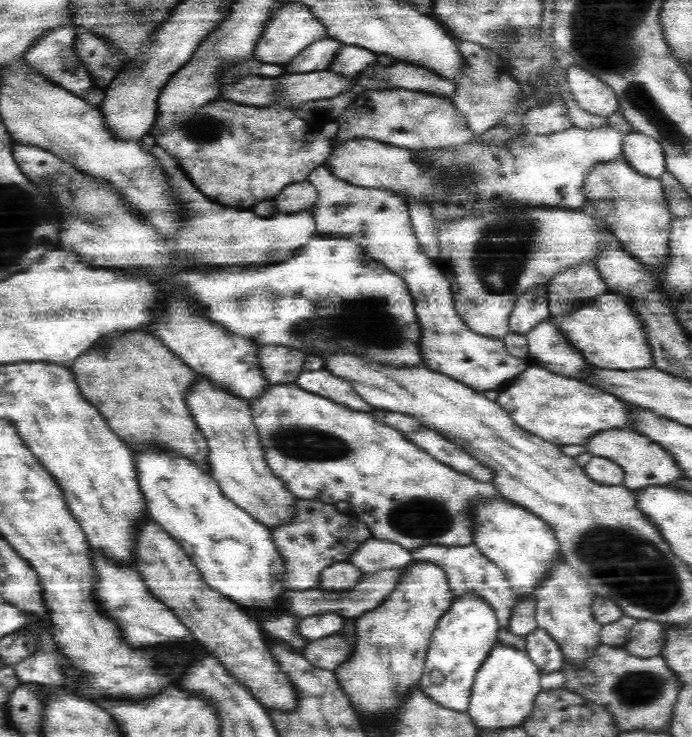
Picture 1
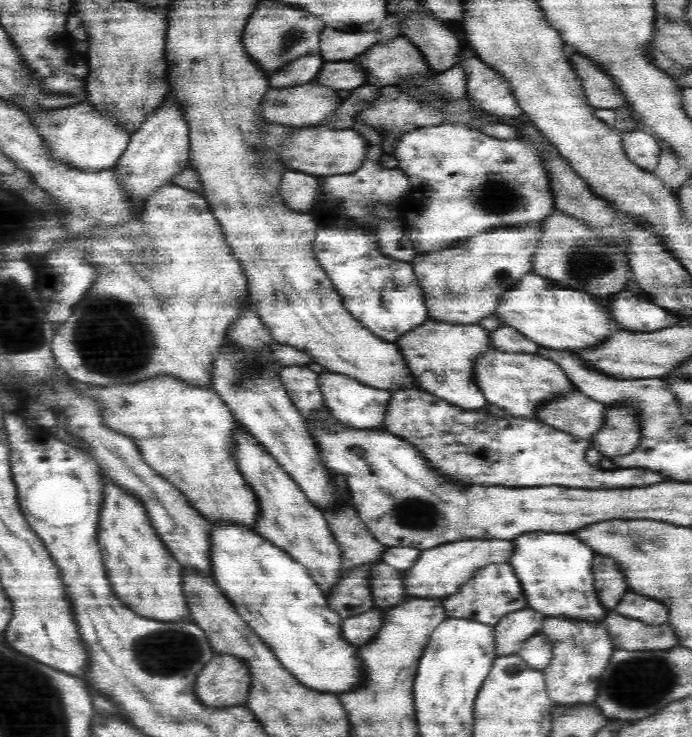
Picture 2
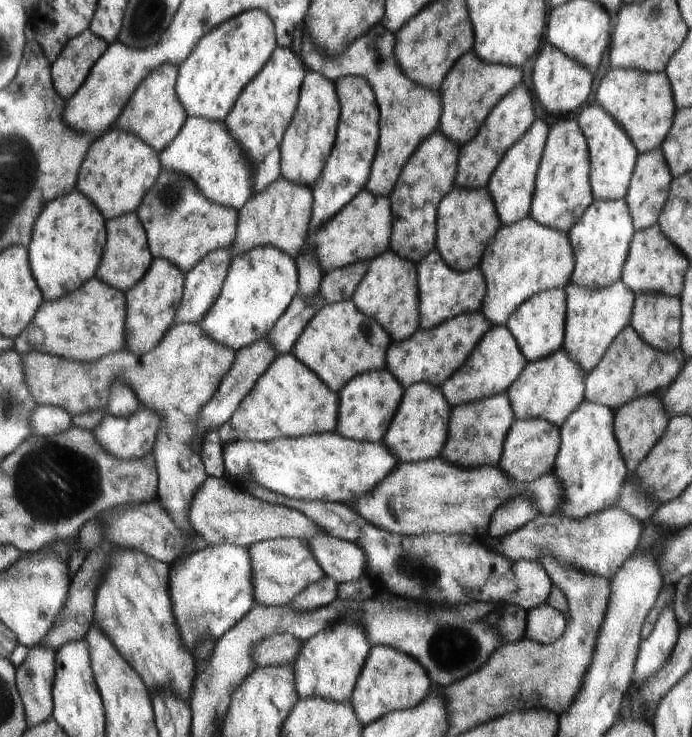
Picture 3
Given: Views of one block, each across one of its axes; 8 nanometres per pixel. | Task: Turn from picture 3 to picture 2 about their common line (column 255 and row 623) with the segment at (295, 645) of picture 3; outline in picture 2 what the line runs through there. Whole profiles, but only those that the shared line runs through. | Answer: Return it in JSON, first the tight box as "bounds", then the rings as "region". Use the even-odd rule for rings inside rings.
{"bounds":[614,590,668,625],"region":[[[628,590],[627,594],[620,600],[614,610],[616,613],[624,614],[631,619],[644,621],[649,625],[659,625],[668,620],[668,608],[662,602],[635,594]]]}

